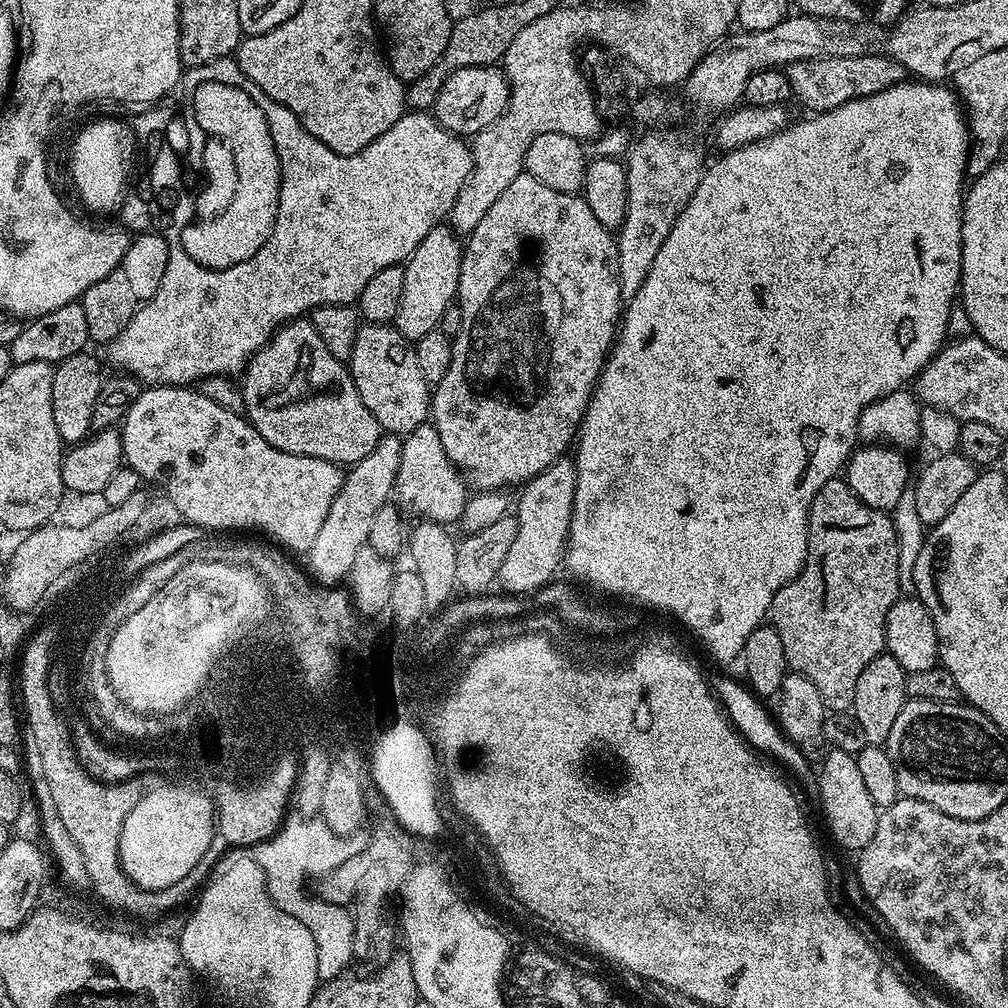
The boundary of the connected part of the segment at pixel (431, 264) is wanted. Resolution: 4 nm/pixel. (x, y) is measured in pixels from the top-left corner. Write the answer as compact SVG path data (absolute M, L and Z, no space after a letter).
M447 223L436 224L430 234L426 234L426 238L418 242L403 265L402 302L398 302L394 321L394 326L407 340L414 342L422 338L422 334L430 334L439 329L442 314L446 314L446 310L453 307L457 299L463 257L461 237Z

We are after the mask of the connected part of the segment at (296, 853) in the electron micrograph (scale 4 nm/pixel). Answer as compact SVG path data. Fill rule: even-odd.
M292 814L272 835L271 840L265 840L254 848L256 861L264 872L264 881L268 883L268 893L272 895L273 902L282 910L286 910L286 914L302 922L310 930L310 934L314 935L315 946L318 947L318 974L324 982L341 975L345 971L344 966L354 960L352 943L356 937L356 924L349 909L337 901L338 896L330 885L334 874L343 866L348 856L348 848L344 844L347 843L342 842L341 837L334 835L321 821L307 820Z

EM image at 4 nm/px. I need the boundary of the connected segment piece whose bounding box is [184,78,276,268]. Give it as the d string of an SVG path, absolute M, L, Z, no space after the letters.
M206 78L204 88L196 92L196 116L200 116L200 124L216 136L216 140L224 140L220 144L220 156L216 156L216 164L212 164L212 176L216 176L216 196L224 192L224 180L236 180L236 200L228 204L228 212L217 220L208 220L208 224L200 224L200 228L188 228L184 232L184 244L188 244L188 252L196 256L196 260L204 260L204 268L212 264L232 264L232 260L244 260L248 252L256 252L260 248L260 240L268 236L268 224L272 224L272 212L276 212L276 167L272 164L272 156L276 154L272 139L268 136L268 128L264 128L264 116L256 112L256 104L244 96L244 88L236 92L236 88L224 88L221 79Z

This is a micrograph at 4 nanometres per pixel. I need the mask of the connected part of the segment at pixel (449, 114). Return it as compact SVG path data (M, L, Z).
M470 66L455 68L444 79L431 111L437 122L446 130L461 138L475 138L486 126L490 126L508 109L508 79L496 66Z

